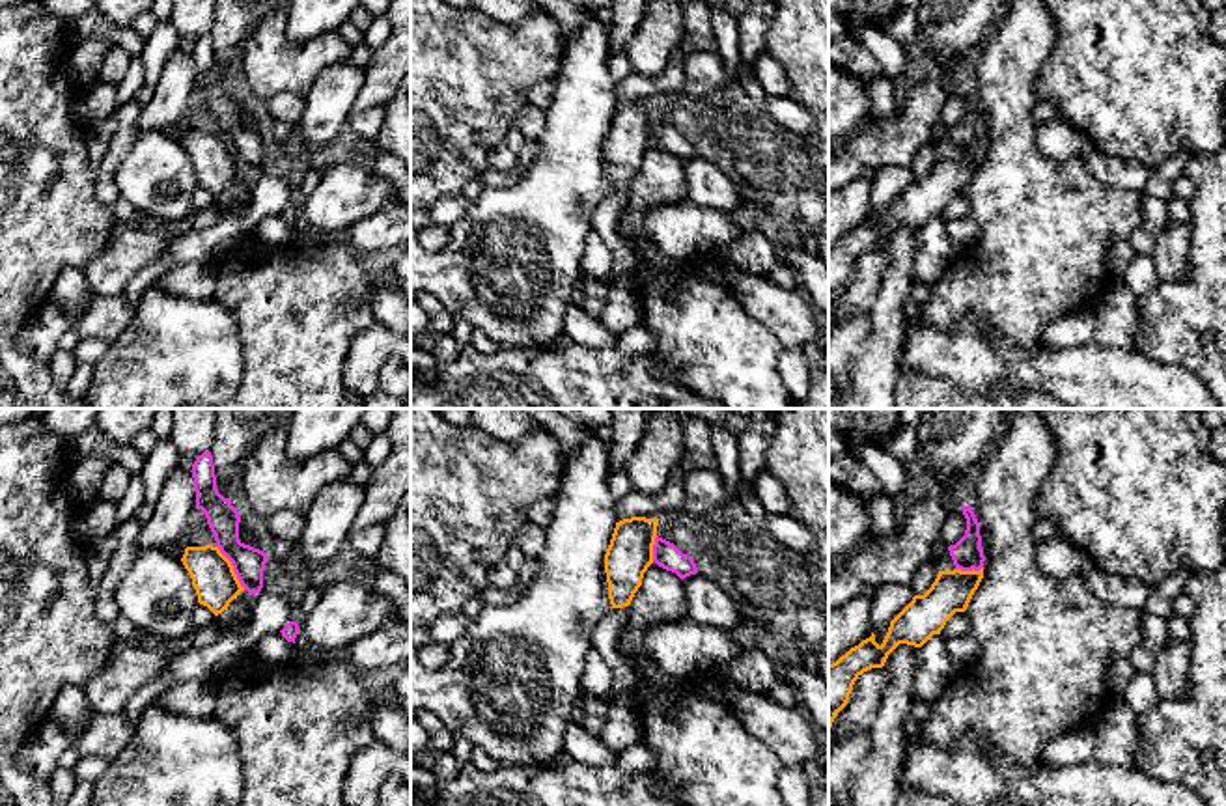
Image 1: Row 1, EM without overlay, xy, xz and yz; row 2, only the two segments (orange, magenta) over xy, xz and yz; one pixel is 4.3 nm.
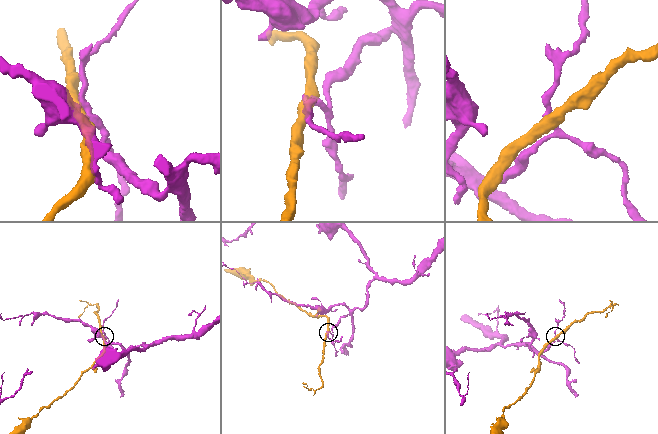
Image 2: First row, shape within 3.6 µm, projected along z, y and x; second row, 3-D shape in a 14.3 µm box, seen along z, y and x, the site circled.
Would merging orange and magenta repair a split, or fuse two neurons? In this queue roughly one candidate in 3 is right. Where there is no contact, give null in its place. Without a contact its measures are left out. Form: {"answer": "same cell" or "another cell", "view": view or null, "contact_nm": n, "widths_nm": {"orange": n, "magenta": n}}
{"answer": "another cell", "view": "xy", "contact_nm": 220, "widths_nm": {"orange": 190, "magenta": 140}}

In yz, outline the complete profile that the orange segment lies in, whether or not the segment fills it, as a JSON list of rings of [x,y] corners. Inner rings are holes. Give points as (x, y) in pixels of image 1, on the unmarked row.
[[[939,153],[924,177],[913,183],[890,203],[879,228],[875,216],[851,229],[829,246],[829,312],[838,295],[847,287],[855,263],[871,250],[883,250],[888,237],[899,228],[922,229],[933,216],[940,216],[955,194],[965,194],[983,160],[980,153]]]

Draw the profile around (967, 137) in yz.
[[[963,88],[961,91],[967,101],[967,112],[965,118],[955,127],[948,129],[948,132],[955,151],[980,153],[985,144],[983,131],[982,131],[980,104],[972,90]]]

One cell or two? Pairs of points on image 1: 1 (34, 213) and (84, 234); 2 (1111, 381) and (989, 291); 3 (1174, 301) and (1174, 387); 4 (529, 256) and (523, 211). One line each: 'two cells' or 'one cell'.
1: one cell
2: two cells
3: two cells
4: one cell

